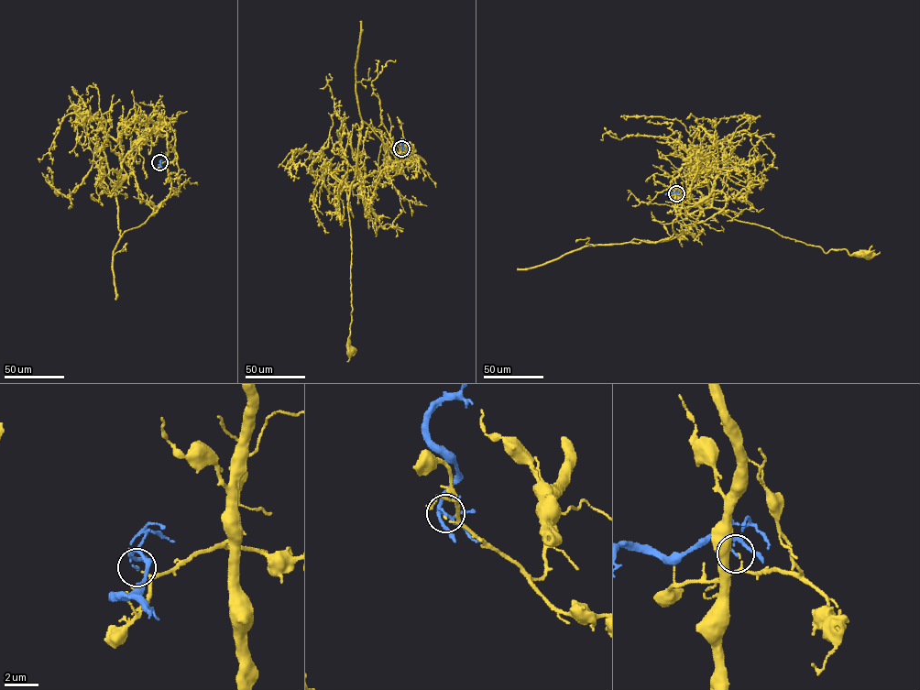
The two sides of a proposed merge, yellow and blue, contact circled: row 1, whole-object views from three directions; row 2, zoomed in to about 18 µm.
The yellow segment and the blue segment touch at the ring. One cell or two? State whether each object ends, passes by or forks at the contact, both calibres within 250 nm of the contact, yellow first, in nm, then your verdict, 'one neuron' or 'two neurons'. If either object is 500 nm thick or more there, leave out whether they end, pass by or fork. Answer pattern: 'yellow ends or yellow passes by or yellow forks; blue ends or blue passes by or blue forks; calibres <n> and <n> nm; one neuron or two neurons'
yellow ends; blue ends; calibres 110 and 90 nm; two neurons

